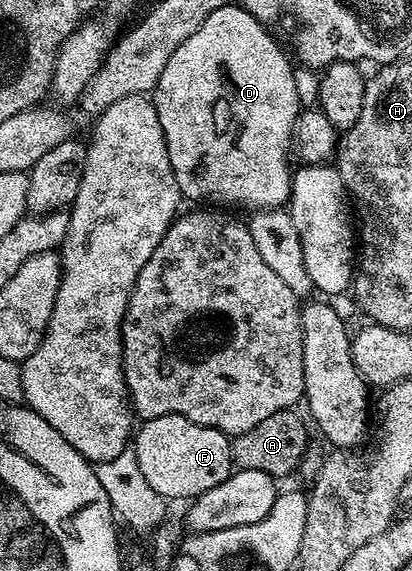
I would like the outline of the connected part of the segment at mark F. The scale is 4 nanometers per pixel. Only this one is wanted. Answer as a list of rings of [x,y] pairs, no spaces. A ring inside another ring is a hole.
[[[169,414],[145,419],[133,435],[132,449],[140,464],[140,472],[144,472],[148,484],[152,484],[152,488],[156,488],[160,496],[168,500],[174,500],[174,498],[193,500],[204,492],[208,492],[208,488],[216,488],[216,484],[230,477],[232,473],[230,443],[231,439],[216,428],[208,428],[204,424],[192,424],[192,420],[184,416]]]

